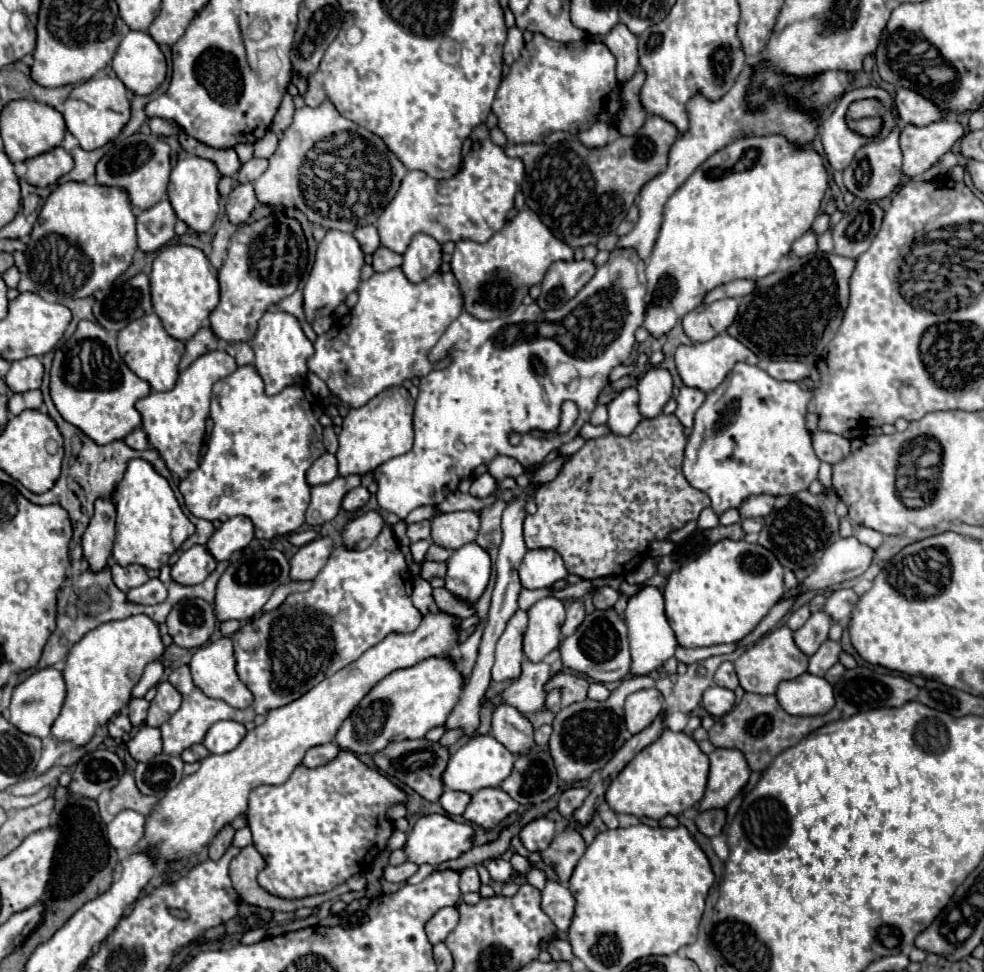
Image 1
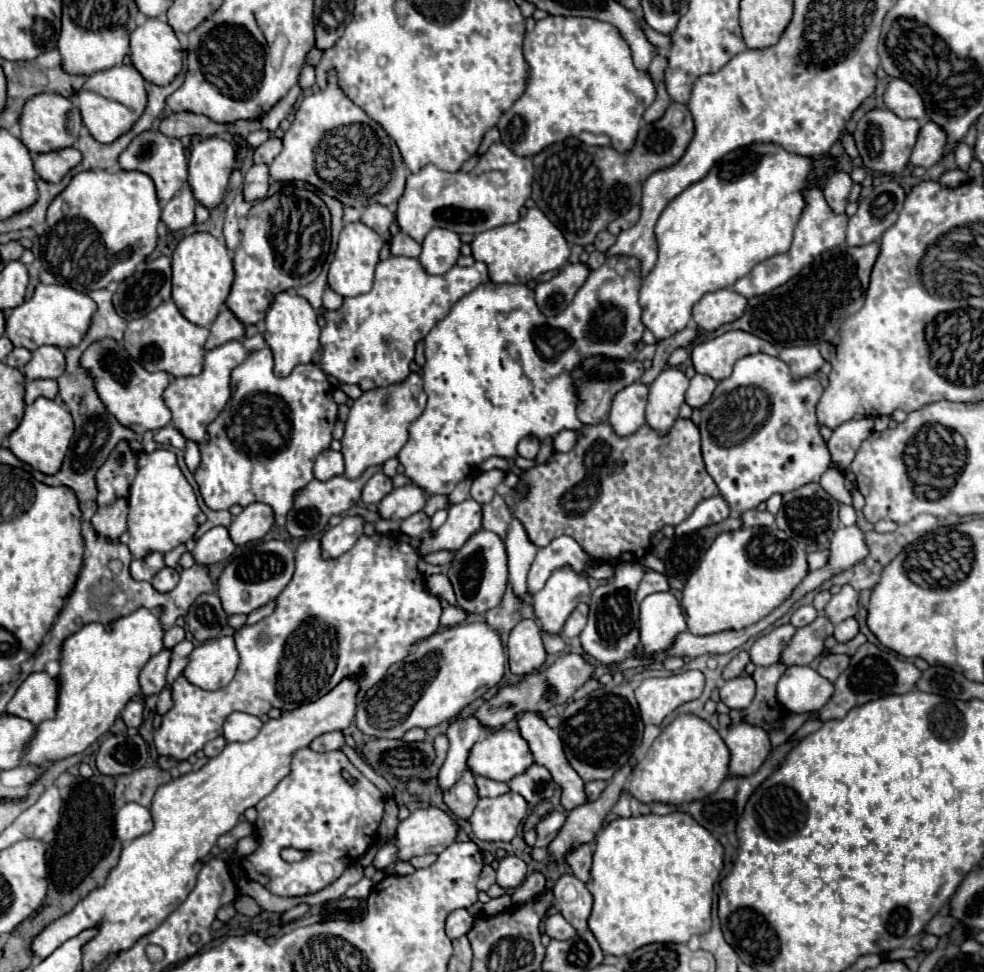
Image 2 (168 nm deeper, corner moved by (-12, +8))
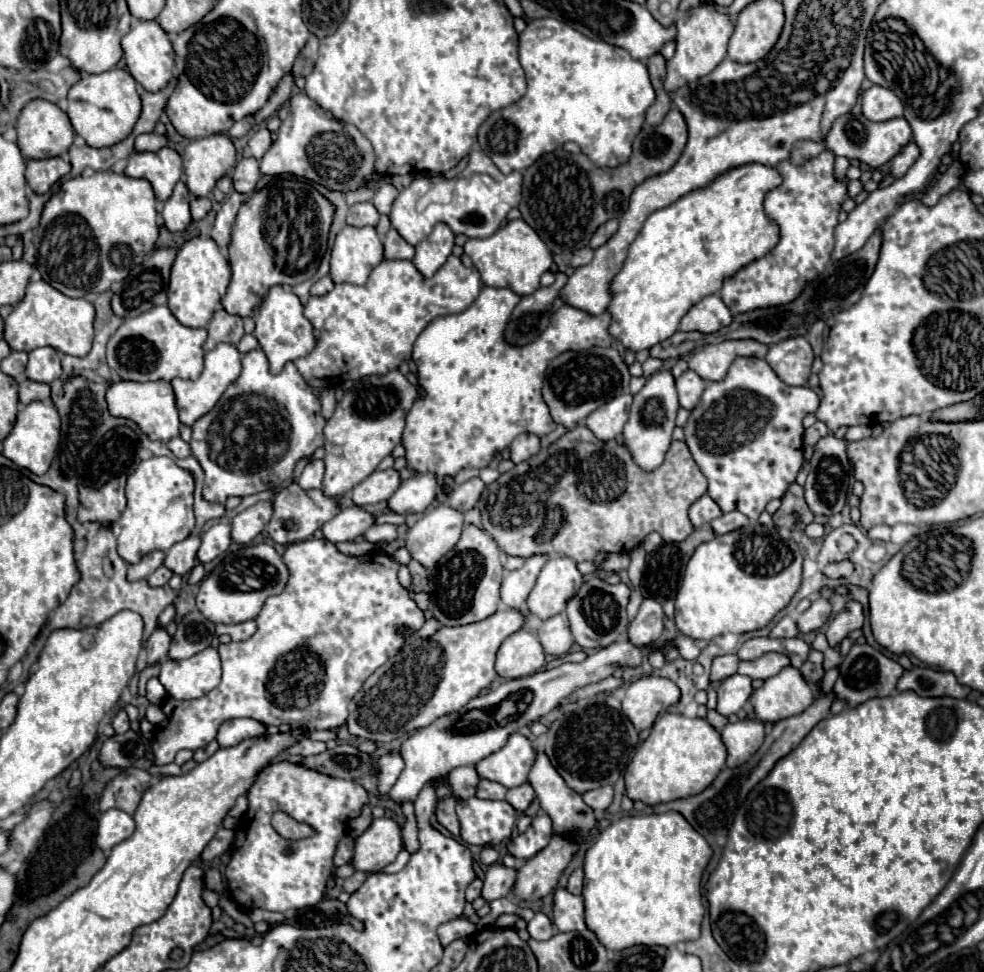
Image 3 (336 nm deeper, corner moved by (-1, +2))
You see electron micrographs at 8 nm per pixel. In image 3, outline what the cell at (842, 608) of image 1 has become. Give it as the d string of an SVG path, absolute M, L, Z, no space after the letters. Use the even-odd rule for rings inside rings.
M817 598L813 600L813 604L809 606L809 610L805 610L799 618L797 618L797 628L801 634L805 632L813 632L819 630L827 618L831 614L831 604L825 598Z

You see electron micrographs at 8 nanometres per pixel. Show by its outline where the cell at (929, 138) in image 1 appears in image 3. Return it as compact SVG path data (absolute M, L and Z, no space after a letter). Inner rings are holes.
M909 142L905 150L901 150L893 160L891 160L891 176L893 178L903 178L905 172L913 166L913 162L919 158L919 148L915 142Z

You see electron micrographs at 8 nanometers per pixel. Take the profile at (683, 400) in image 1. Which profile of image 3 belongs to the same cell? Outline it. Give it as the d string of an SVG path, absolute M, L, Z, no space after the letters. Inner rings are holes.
M693 370L683 372L677 378L677 394L679 394L679 404L687 410L693 410L695 404L699 402L703 390L705 390L707 382L703 378L699 378Z

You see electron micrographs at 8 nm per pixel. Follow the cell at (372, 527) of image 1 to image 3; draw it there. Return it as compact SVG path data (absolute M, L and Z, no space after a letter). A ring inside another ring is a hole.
M433 472L403 480L399 490L389 498L389 508L397 514L421 514L435 504L441 484Z

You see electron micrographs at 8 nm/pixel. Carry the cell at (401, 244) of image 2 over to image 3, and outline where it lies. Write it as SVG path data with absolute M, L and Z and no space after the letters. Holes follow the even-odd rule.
M391 228L387 236L383 238L385 246L385 258L397 258L397 260L411 260L415 256L415 248L401 238L401 234Z

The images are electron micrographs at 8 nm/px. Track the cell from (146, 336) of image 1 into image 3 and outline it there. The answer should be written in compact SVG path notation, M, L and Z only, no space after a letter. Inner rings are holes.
M153 306L145 314L123 320L117 332L109 338L107 344L107 364L119 380L131 382L149 382L149 380L167 380L189 378L197 380L203 370L203 342L207 338L205 328L187 328L183 326L167 306Z

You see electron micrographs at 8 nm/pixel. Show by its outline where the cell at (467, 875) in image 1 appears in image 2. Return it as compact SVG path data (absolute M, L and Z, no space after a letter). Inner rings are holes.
M486 864L480 872L480 878L478 878L478 890L488 890L494 882L496 882L496 872L492 866Z

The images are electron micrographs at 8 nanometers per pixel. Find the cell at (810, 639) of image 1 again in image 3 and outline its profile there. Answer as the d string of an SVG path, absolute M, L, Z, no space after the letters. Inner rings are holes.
M763 654L761 658L749 660L749 662L739 662L739 674L745 674L749 678L761 678L767 680L771 676L775 676L779 670L783 670L785 666L789 666L789 660L783 654Z

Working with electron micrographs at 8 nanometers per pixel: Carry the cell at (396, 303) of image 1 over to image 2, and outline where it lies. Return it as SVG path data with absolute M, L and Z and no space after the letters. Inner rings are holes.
M390 256L388 260L378 262L374 286L368 294L344 298L344 304L338 310L324 314L326 326L322 328L322 336L320 336L320 346L322 346L320 368L342 384L356 384L362 392L404 382L410 374L408 368L416 356L416 344L424 340L424 336L434 328L436 322L448 316L456 300L464 298L468 292L472 292L474 288L486 282L488 282L488 270L486 264L482 262L474 262L472 266L466 268L452 266L446 274L440 276L428 274L416 258Z

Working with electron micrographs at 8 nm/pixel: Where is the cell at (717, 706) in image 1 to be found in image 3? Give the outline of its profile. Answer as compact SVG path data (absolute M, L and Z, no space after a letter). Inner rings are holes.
M733 674L729 678L725 678L719 684L719 702L717 702L717 712L723 716L733 716L737 714L749 700L753 686L751 686L751 678L743 676L743 674Z

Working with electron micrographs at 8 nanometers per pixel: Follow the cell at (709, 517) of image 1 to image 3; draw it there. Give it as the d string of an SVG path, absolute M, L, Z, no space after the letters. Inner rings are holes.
M703 494L699 500L695 500L693 506L689 508L689 518L691 518L695 528L699 528L703 524L709 524L713 518L719 518L719 516L721 516L721 508L707 494Z

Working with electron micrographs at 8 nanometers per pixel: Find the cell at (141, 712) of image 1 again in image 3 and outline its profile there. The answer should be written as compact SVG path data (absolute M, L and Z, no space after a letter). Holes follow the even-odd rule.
M157 626L155 632L149 636L149 640L145 642L145 660L147 660L147 664L163 660L169 652L169 644L171 644L171 636L167 634L165 628Z

